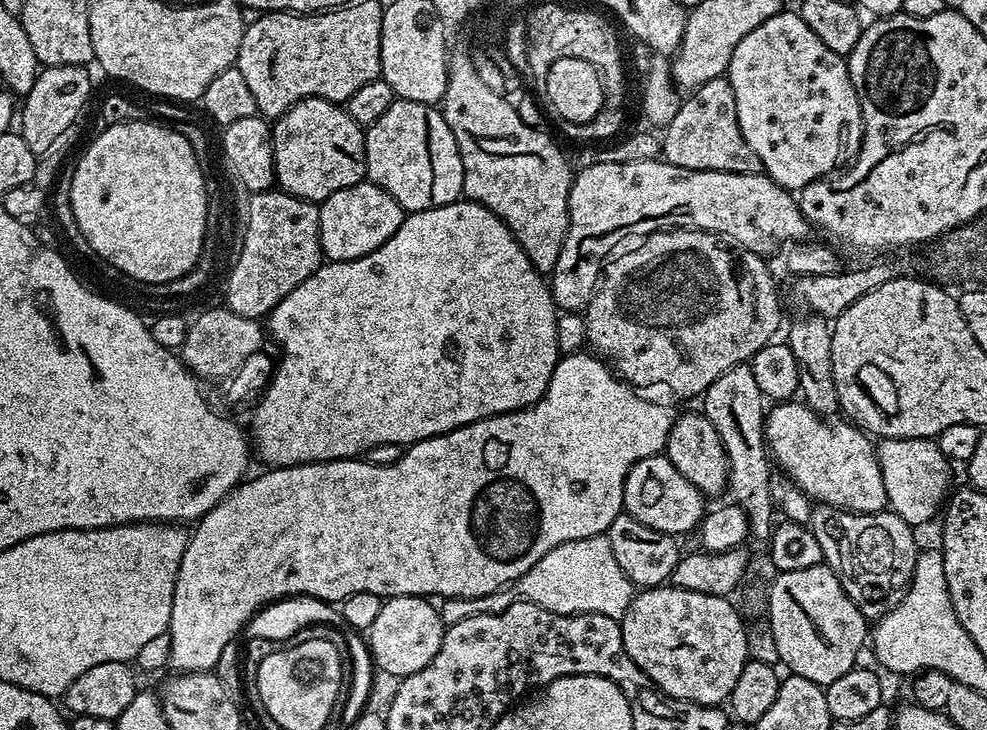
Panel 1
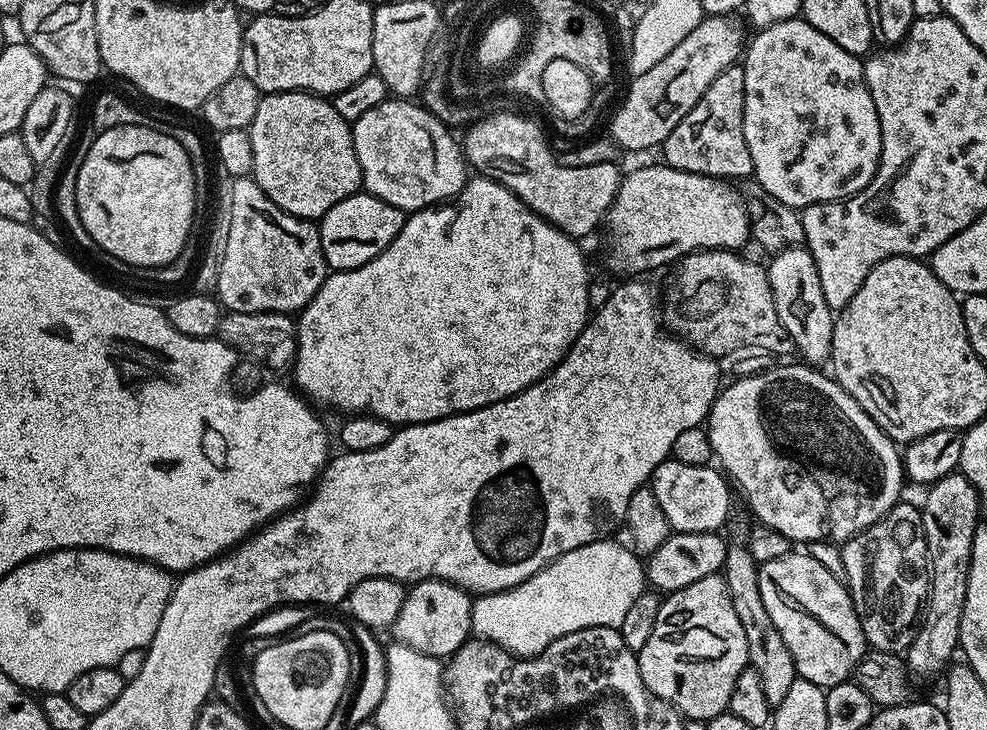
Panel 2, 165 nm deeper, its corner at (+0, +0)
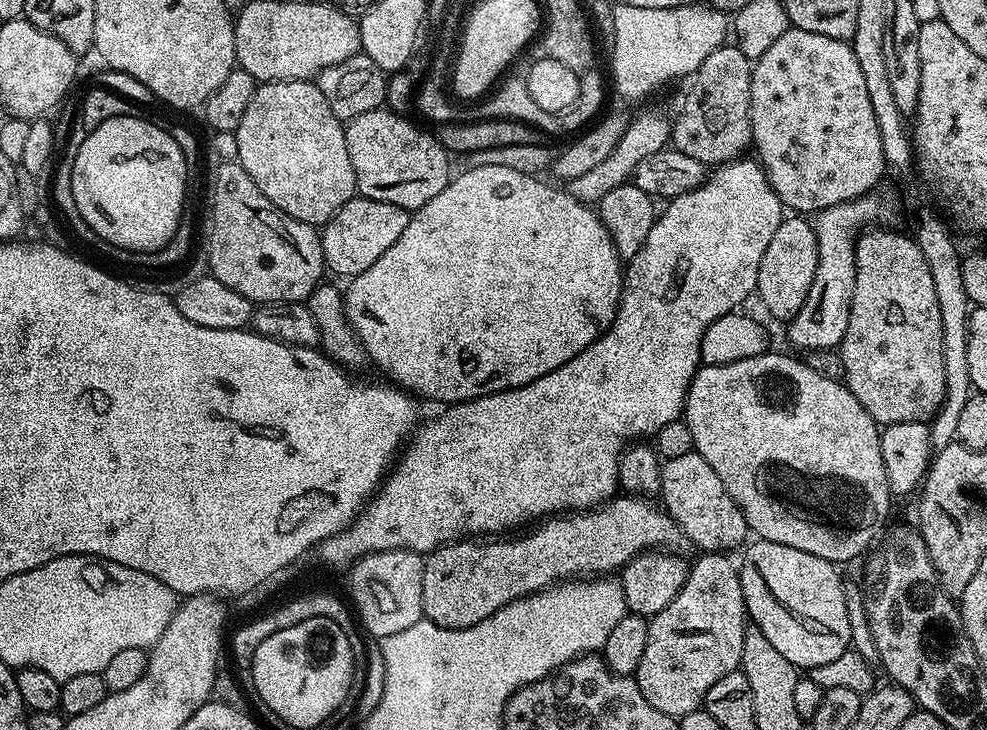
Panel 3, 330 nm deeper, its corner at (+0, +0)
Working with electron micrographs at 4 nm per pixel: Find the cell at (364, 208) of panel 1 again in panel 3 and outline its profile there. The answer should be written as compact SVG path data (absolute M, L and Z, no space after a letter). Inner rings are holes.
M357 195L346 206L336 211L320 232L320 245L324 251L324 262L329 273L343 278L351 278L362 274L362 270L370 270L394 242L398 242L402 230L408 225L409 209L399 208L390 202L367 200Z

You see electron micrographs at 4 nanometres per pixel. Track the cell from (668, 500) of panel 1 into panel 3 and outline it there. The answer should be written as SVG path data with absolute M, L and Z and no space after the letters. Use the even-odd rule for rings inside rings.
M695 450L690 454L682 454L682 458L670 458L661 463L658 496L659 499L664 499L662 507L671 516L672 521L676 523L677 529L683 535L685 532L698 547L704 548L700 550L705 553L727 553L729 551L727 548L736 548L740 543L743 545L745 543L744 535L749 535L750 529L746 518L742 514L742 510L734 502L734 498L730 498L730 494L726 494L726 486L722 486L722 478L718 478L718 474L714 474L710 462L706 462L706 458L699 456Z

